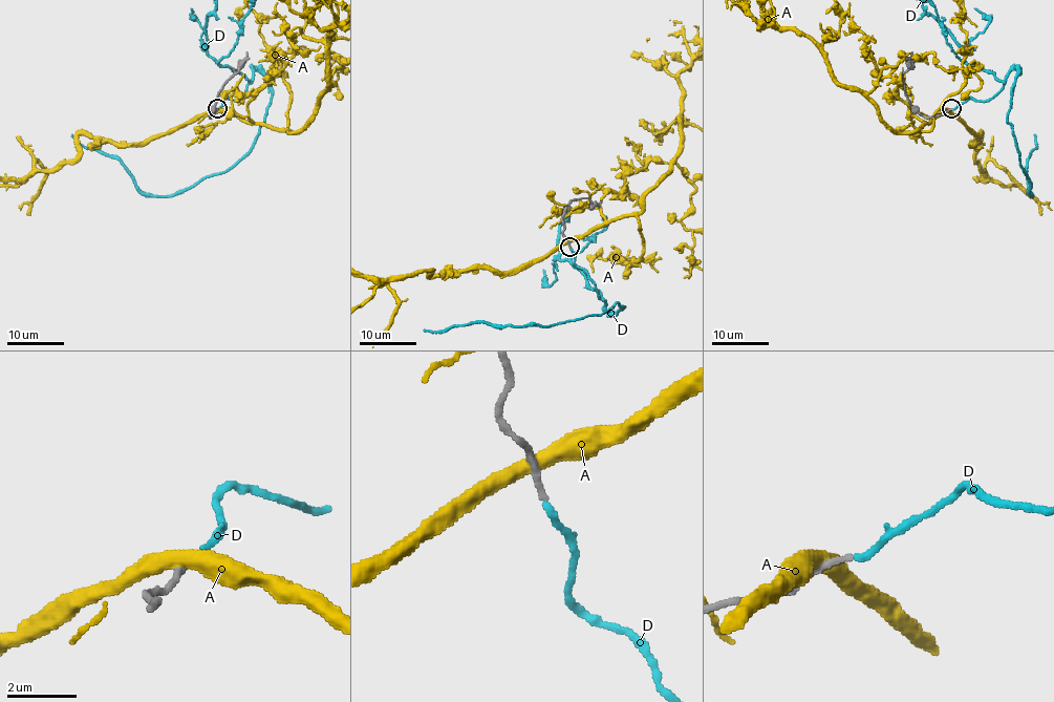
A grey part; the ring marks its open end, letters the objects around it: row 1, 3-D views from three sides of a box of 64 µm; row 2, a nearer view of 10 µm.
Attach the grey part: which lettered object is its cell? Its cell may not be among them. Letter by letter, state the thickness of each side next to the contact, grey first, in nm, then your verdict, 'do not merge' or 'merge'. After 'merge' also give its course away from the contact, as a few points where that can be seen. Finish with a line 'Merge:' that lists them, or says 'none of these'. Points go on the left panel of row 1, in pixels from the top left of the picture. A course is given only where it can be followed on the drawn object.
A: 240 nm thick on the grey side, 480 nm on the other; do not merge
D: 180 nm thick on the grey side, 200 nm on the other; merge
Merge: D

